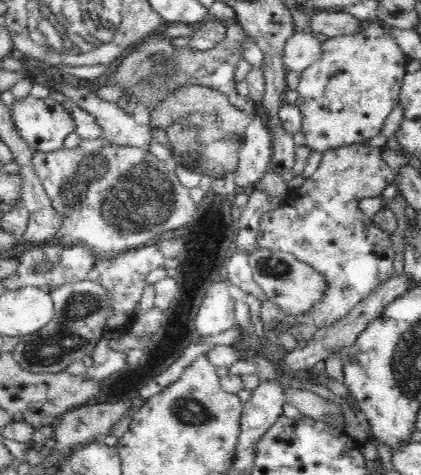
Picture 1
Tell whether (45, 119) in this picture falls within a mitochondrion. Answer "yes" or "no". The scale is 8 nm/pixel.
no

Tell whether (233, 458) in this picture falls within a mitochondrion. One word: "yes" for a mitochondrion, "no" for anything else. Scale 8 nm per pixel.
no

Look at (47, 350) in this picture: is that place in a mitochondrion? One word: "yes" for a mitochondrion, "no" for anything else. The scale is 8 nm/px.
yes

